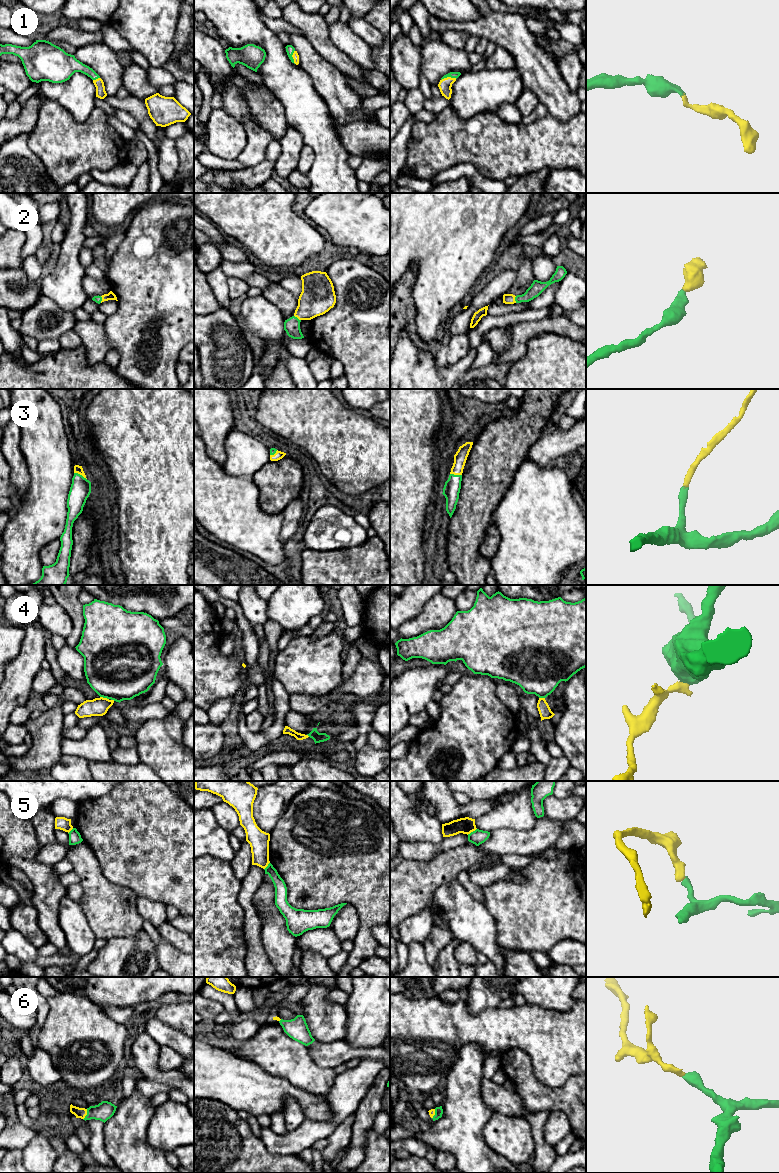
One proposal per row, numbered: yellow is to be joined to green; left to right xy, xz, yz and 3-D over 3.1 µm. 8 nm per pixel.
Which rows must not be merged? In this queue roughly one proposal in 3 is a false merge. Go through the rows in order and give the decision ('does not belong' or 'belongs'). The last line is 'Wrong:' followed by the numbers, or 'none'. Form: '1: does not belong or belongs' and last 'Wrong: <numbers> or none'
1: belongs
2: belongs
3: belongs
4: does not belong
5: does not belong
6: belongs
Wrong: 4, 5

